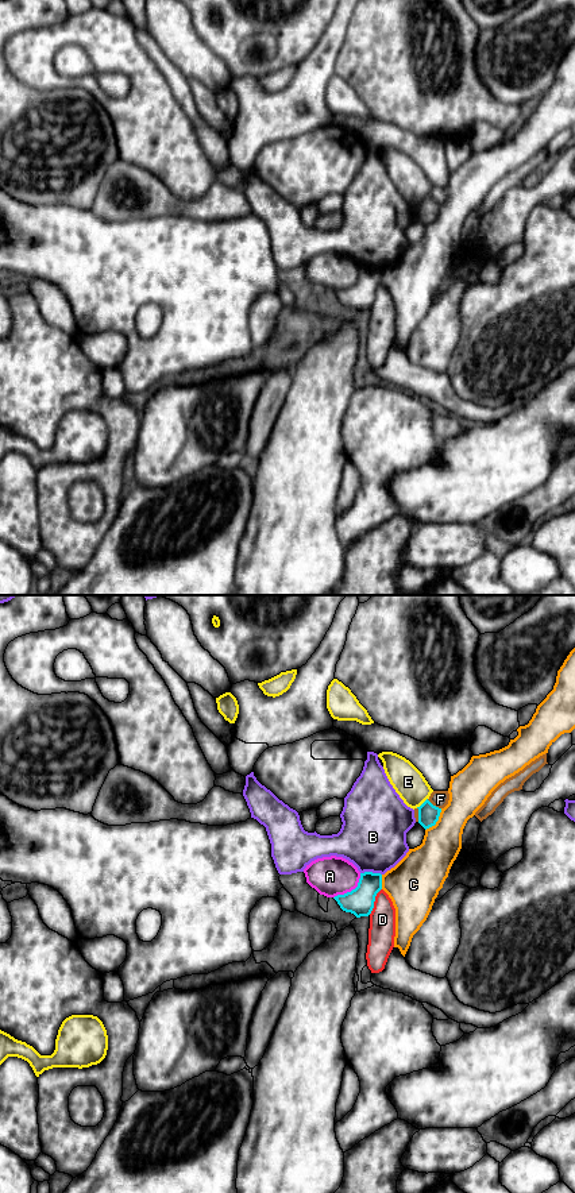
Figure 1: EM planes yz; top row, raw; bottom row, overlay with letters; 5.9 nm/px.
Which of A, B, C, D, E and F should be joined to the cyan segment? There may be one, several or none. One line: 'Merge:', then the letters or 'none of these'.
Merge: none of these

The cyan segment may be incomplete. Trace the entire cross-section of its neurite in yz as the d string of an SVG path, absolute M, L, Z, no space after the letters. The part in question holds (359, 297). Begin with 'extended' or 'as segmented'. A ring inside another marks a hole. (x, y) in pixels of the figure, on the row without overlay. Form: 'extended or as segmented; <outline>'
as segmented; M364 267L360 269L358 282L344 290L333 294L346 308L354 309L356 313L368 312L374 304L377 289L382 285L382 270Z

